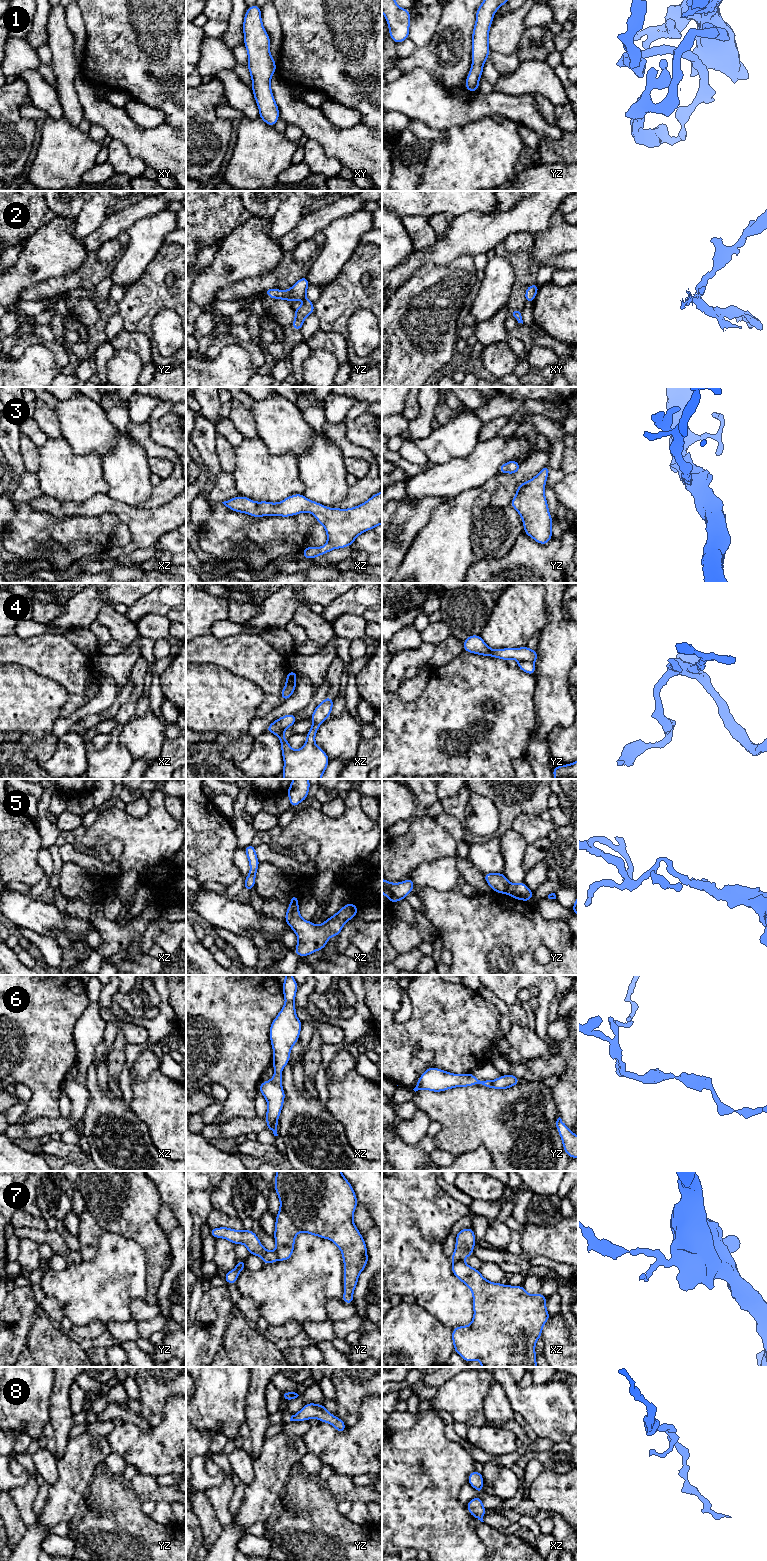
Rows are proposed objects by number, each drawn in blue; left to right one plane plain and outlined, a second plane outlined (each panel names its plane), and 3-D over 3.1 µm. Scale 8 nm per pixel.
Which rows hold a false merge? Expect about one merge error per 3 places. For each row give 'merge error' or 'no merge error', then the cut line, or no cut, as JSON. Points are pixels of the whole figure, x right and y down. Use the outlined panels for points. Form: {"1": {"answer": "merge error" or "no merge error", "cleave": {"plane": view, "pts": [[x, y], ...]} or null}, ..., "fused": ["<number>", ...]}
{"1": {"answer": "no merge error", "cleave": null}, "2": {"answer": "merge error", "cleave": {"plane": "yz", "pts": [[305, 297], [303, 298]]}}, "3": {"answer": "no merge error", "cleave": null}, "4": {"answer": "merge error", "cleave": {"plane": "yz", "pts": [[519, 661], [526, 660], [533, 663]]}}, "5": {"answer": "merge error", "cleave": {"plane": "yz", "pts": [[510, 884], [506, 892]]}}, "6": {"answer": "no merge error", "cleave": null}, "7": {"answer": "merge error", "cleave": {"plane": "yz", "pts": [[275, 1251], [278, 1259]]}}, "8": {"answer": "no merge error", "cleave": null}, "fused": ["2", "4", "5", "7"]}

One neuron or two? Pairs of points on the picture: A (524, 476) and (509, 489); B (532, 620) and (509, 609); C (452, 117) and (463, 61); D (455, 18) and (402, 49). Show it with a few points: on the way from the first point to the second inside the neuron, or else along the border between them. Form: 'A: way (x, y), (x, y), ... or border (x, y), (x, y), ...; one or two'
A: way (520, 477), (512, 485); one
B: way (526, 617), (515, 611); one
C: border (436, 80), (450, 92), (456, 92), (464, 84); two
D: border (416, 48), (410, 54), (399, 57); two

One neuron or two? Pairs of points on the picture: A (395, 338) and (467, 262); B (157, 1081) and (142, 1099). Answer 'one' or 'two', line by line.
A: one
B: one

